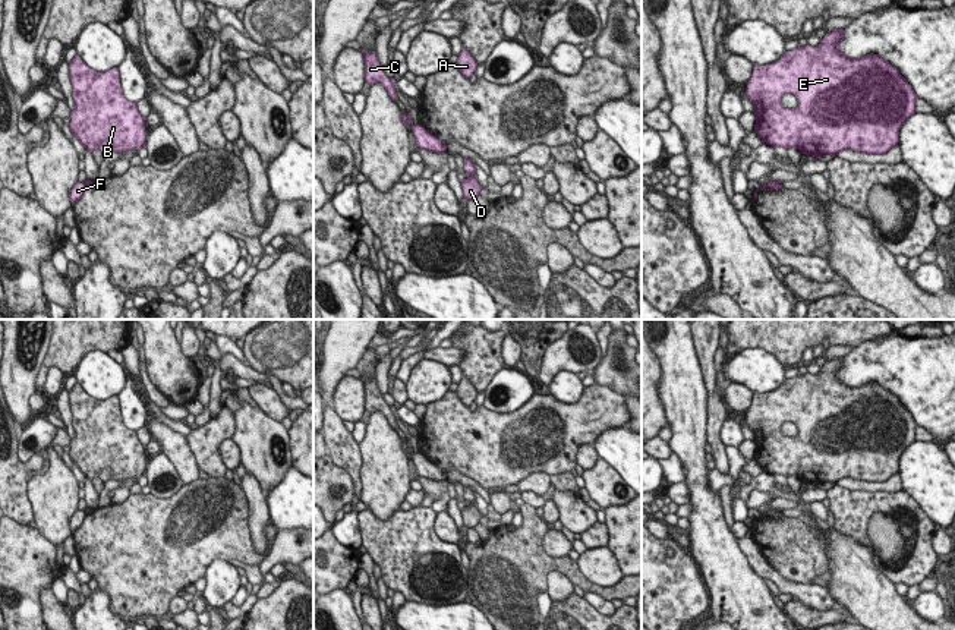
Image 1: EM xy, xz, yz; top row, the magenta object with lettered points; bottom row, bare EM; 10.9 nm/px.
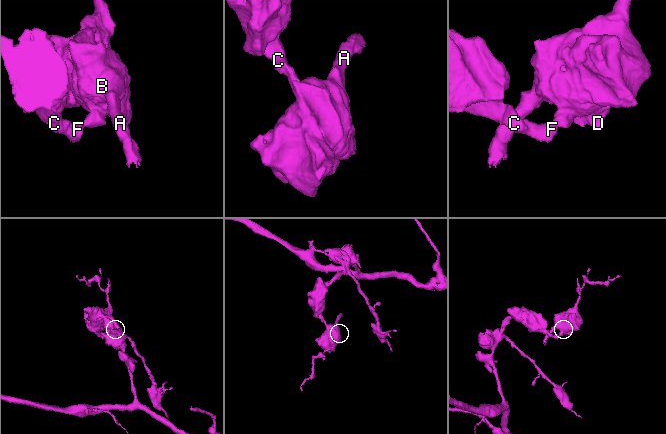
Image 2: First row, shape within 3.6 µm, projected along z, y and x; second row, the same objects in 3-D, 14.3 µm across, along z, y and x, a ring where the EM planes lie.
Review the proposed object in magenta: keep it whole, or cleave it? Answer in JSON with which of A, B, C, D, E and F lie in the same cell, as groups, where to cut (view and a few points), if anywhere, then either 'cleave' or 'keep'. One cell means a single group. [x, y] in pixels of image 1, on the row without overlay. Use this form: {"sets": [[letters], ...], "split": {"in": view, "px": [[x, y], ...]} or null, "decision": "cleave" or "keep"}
{"sets": [["A", "B", "D", "E"], ["C", "F"]], "split": {"in": "yz", "px": [[774, 510], [781, 514]]}, "decision": "cleave"}

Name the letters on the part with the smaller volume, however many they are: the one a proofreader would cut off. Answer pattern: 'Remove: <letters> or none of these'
Remove: A, B, D, E

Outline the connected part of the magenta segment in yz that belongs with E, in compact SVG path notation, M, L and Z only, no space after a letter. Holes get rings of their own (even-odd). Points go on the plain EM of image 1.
M844 357L823 365L817 375L787 379L778 390L754 393L746 426L754 434L754 460L772 476L795 476L816 488L841 479L886 482L899 470L899 457L915 442L917 422L901 400L879 382L851 387L841 379ZM794 422L797 437L784 437L781 426Z

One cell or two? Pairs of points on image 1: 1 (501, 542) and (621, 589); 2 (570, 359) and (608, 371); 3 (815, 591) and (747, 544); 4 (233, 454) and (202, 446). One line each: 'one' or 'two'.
1: one
2: two
3: one
4: two

